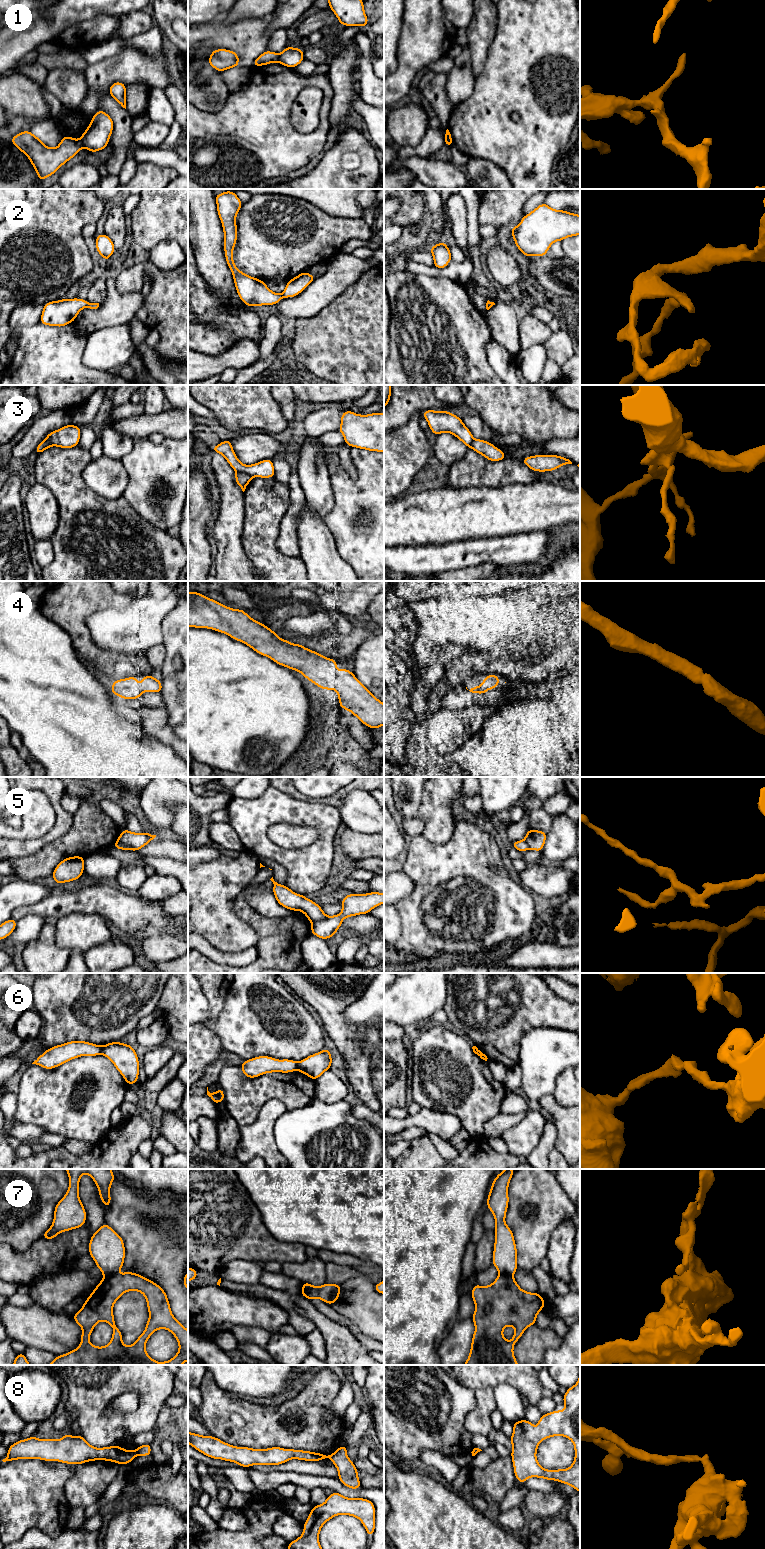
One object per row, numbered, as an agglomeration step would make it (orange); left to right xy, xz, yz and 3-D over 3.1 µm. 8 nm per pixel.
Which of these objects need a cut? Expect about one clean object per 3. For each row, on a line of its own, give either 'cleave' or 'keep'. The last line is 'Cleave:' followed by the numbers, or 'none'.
1: cleave
2: cleave
3: cleave
4: keep
5: cleave
6: cleave
7: cleave
8: cleave
Cleave: 1, 2, 3, 5, 6, 7, 8

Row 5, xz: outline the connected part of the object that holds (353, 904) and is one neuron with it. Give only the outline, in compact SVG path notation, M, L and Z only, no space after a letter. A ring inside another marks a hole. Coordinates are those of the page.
M369 892L367 894L351 893L346 895L341 902L341 913L313 922L311 925L311 934L327 940L336 934L345 918L368 914L372 909L383 903L384 893L380 892Z

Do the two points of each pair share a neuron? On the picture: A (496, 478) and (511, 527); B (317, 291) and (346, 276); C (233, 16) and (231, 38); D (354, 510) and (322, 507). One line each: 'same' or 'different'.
A: different
B: same
C: different
D: different

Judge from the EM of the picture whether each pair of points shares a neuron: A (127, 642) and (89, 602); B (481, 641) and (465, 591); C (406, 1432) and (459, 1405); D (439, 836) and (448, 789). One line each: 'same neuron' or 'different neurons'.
A: different neurons
B: different neurons
C: same neuron
D: same neuron

